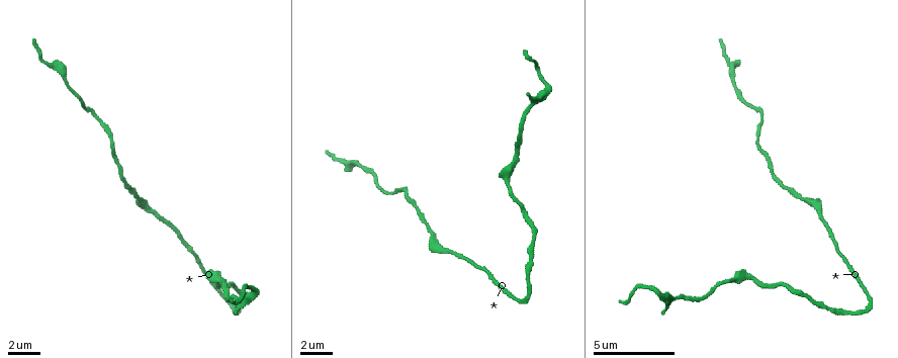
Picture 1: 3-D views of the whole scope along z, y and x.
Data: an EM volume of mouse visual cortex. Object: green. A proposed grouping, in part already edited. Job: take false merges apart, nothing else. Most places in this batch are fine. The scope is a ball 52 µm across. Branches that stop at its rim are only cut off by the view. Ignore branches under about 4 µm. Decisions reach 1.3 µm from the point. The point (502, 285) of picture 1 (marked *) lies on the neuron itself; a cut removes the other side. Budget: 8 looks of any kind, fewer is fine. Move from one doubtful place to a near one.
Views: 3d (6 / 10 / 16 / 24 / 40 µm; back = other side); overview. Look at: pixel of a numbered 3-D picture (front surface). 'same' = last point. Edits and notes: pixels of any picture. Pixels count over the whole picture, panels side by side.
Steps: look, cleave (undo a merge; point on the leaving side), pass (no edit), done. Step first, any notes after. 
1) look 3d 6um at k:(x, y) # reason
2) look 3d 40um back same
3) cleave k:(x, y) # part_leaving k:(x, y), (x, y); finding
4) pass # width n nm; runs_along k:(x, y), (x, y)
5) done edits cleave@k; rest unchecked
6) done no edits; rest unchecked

look 3d 10um at 1:(111, 139) # narrows sharply

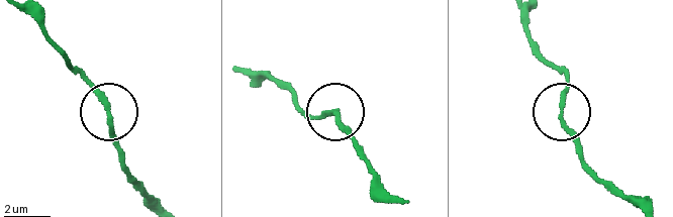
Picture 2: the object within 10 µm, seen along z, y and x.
look 3d 10um back at 2:(335, 113)

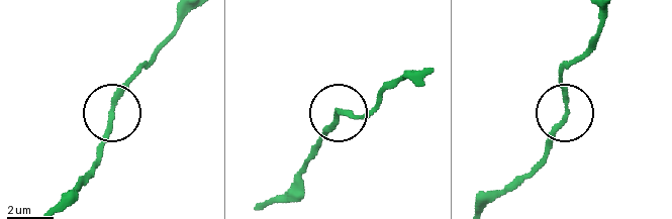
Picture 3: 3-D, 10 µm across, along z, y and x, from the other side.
pass # runs_along 3:(486, 207), (543, 154), (567, 102), (562, 64); continuous, no second neuron

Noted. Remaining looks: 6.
look 3d 16um at 1:(429, 230) # sudden change in width

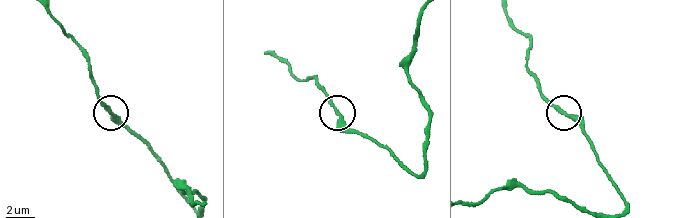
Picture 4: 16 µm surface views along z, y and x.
look 3d 6um same # closer look

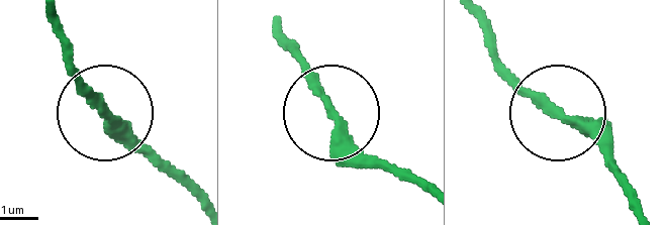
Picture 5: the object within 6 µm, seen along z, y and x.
pass # runs_along 5:(426, 191), (349, 139), (294, 45); continuous, no second neuron

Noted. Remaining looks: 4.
look 3d 16um at 1:(222, 280) # sudden change in width

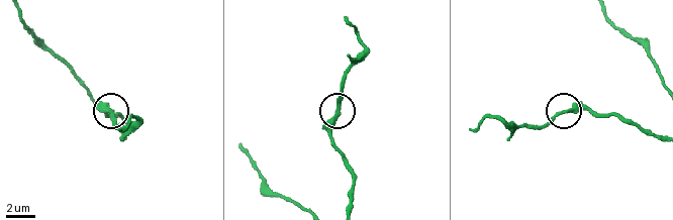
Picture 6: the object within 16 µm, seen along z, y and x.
pass # width 310 nm; runs_along 6:(660, 136), (616, 117), (581, 109), (559, 111), (535, 129); one neuron here

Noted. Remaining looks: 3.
look 3d 10um at 1:(249, 295) # thick turns thin

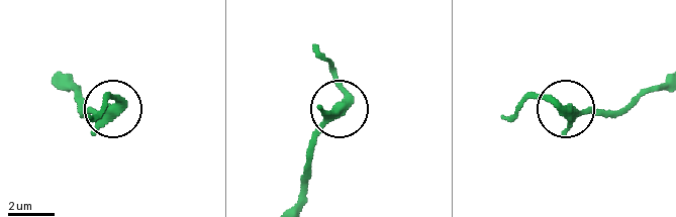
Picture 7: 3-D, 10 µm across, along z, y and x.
pass # runs_along 7:(298, 200), (313, 136), (344, 96), (334, 63); continuous, no second neuron

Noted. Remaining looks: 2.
done no edits; rest unchecked

